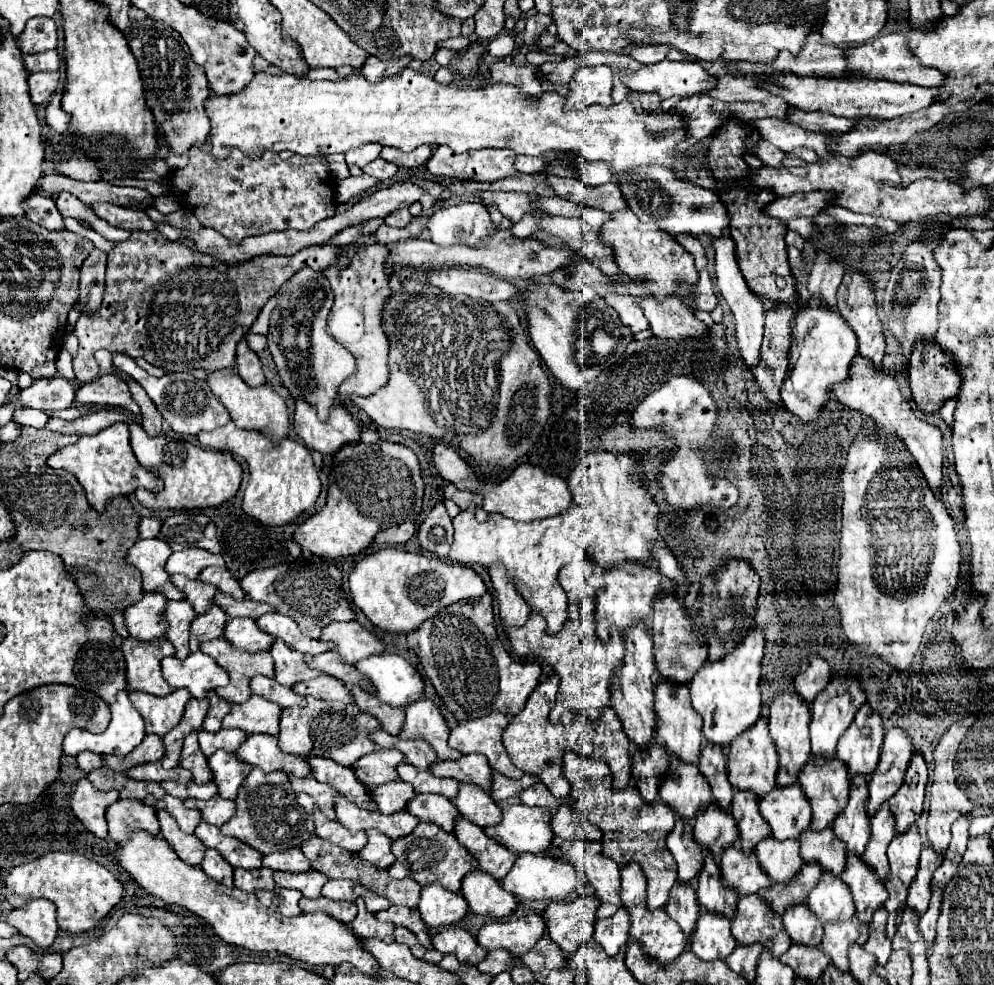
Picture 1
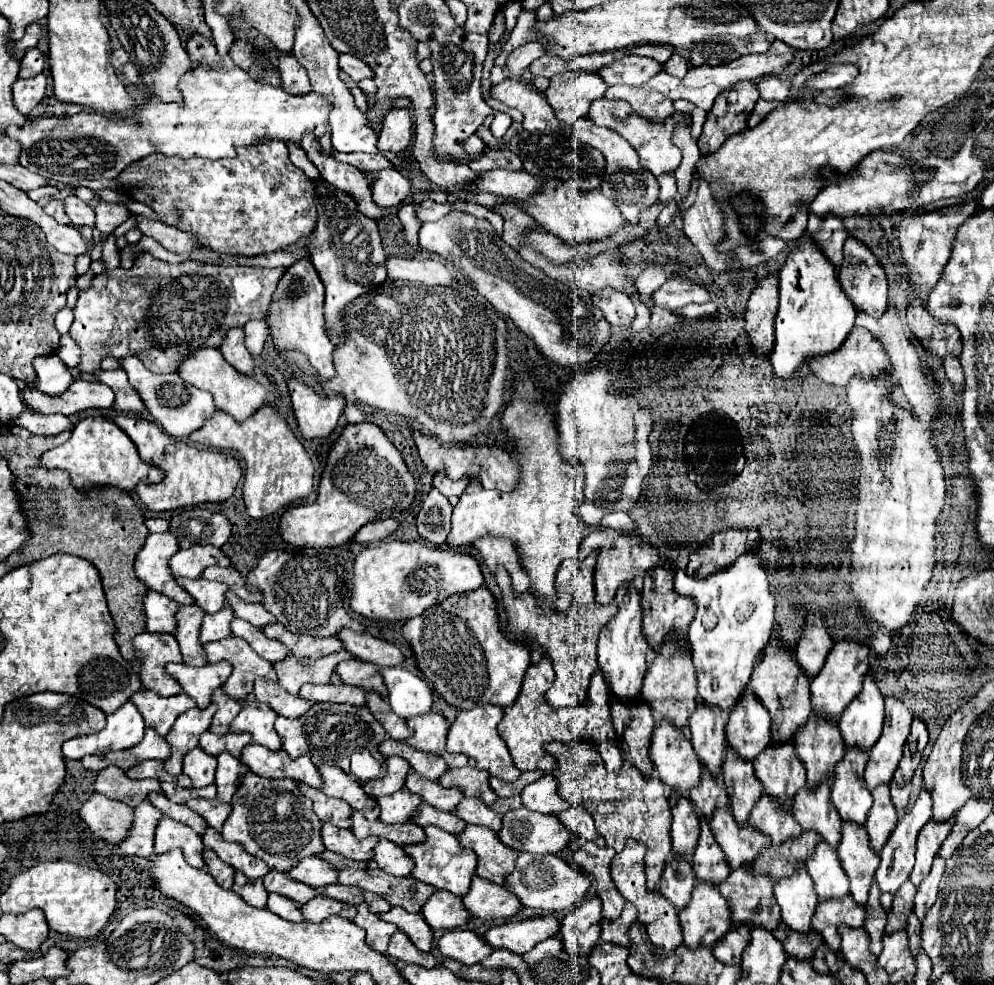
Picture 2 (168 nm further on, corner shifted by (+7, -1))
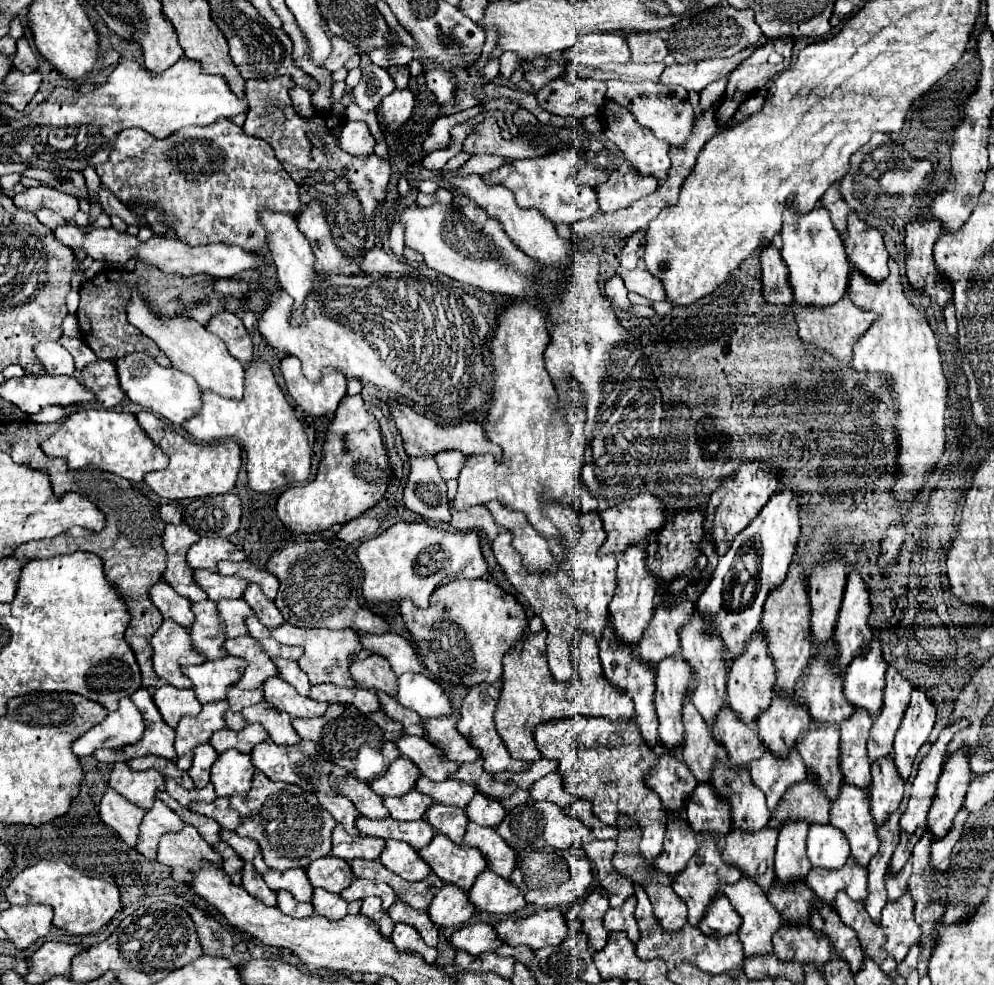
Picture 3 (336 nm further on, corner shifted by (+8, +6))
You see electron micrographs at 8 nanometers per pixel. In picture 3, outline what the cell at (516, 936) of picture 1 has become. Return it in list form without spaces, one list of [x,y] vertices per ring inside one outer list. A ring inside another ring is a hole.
[[[540,910],[524,918],[508,918],[496,924],[496,934],[500,940],[508,946],[520,946],[526,944],[532,950],[544,948],[544,946],[556,946],[568,934],[582,931],[582,922],[577,918],[571,926],[566,921],[566,916],[558,910]]]

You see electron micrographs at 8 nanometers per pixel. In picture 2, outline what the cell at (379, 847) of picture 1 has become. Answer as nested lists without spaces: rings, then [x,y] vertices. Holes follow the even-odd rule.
[[[379,839],[377,847],[373,849],[373,861],[389,875],[395,877],[407,877],[413,869],[413,859],[409,859],[409,855],[405,855],[405,851],[387,841],[387,839]]]

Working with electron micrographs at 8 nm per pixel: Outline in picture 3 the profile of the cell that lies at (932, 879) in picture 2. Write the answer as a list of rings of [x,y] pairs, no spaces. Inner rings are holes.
[[[962,808],[962,810],[956,814],[954,826],[950,828],[950,832],[948,832],[944,838],[940,838],[938,842],[934,842],[934,846],[932,846],[932,864],[934,864],[934,868],[938,868],[940,872],[944,872],[944,870],[948,868],[948,864],[950,864],[950,854],[952,854],[956,842],[960,840],[960,834],[962,834],[962,830],[964,830],[966,818],[968,818],[968,810]]]

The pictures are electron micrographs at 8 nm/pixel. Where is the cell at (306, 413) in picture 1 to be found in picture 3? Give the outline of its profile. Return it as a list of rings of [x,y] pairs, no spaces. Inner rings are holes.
[[[286,356],[280,362],[288,394],[296,400],[296,404],[312,414],[312,416],[324,416],[328,412],[334,412],[346,394],[346,376],[342,372],[336,372],[334,368],[324,368],[320,382],[310,382],[300,368],[300,360],[296,356]]]

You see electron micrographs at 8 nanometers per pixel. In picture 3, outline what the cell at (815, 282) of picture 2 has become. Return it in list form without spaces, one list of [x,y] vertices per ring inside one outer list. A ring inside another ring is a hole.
[[[794,196],[786,200],[780,236],[782,236],[782,258],[790,270],[794,302],[816,304],[816,306],[836,304],[846,294],[848,272],[850,272],[842,236],[834,228],[830,220],[830,212],[826,208],[820,206],[802,214],[792,208],[792,202],[794,202]]]

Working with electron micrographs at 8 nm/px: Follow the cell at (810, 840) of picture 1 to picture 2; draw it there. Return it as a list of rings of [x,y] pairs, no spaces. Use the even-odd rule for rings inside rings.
[[[821,783],[813,793],[803,787],[795,797],[793,815],[803,831],[815,831],[825,843],[837,847],[841,841],[843,823],[829,799],[829,789],[831,783]]]

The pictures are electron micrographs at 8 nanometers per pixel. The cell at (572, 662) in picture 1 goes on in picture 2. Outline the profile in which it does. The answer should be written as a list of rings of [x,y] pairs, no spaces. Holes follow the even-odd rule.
[[[499,569],[497,571],[497,583],[503,591],[503,605],[505,605],[505,611],[507,611],[507,631],[511,637],[515,639],[521,639],[521,637],[531,637],[533,641],[537,641],[545,651],[547,655],[551,657],[551,663],[553,663],[553,669],[555,669],[555,687],[551,687],[547,693],[545,693],[545,699],[551,707],[569,707],[569,705],[581,705],[585,703],[587,699],[587,689],[589,689],[589,681],[597,669],[597,635],[599,635],[599,629],[601,625],[587,625],[587,619],[583,617],[589,617],[589,615],[581,615],[581,607],[577,605],[577,601],[573,601],[571,605],[571,611],[569,613],[559,613],[559,611],[553,611],[551,615],[549,613],[543,613],[543,609],[537,605],[537,601],[533,599],[531,593],[523,593],[521,597],[513,597],[513,589],[511,589],[511,579],[507,575],[505,569]]]

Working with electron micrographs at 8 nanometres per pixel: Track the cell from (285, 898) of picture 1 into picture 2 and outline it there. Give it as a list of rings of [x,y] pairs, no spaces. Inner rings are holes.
[[[269,893],[267,909],[273,911],[275,915],[287,919],[287,921],[293,921],[293,923],[303,921],[303,915],[299,911],[299,903],[293,903],[289,897],[283,897],[283,895],[277,895],[277,893]]]

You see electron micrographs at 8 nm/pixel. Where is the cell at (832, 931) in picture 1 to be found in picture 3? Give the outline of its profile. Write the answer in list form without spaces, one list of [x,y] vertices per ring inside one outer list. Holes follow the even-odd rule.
[[[852,856],[848,858],[848,864],[836,872],[824,872],[824,868],[812,868],[808,872],[806,884],[816,892],[816,896],[828,904],[834,902],[836,894],[845,891],[854,901],[864,901],[868,892],[868,870],[866,867],[856,864]]]

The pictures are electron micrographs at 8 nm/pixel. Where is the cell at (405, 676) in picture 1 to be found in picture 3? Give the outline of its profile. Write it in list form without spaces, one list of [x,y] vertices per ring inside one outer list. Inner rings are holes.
[[[402,674],[398,678],[396,700],[402,706],[418,712],[424,720],[458,714],[458,708],[452,704],[450,694],[424,674]]]

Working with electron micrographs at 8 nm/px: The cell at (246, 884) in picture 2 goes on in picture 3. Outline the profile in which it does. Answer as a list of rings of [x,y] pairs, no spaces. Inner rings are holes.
[[[246,864],[246,866],[244,866],[242,888],[244,888],[246,892],[250,892],[254,898],[262,900],[264,904],[276,906],[276,892],[270,890],[270,888],[264,884],[264,880],[262,880],[262,876],[256,872],[254,864]]]

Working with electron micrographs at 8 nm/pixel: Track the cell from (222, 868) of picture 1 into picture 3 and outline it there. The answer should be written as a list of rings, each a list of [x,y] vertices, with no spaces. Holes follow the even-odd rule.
[[[220,842],[220,844],[214,844],[214,850],[224,858],[224,872],[232,878],[232,884],[240,884],[242,882],[242,868],[244,868],[244,862],[240,860],[240,856],[236,856],[236,852],[232,848],[228,848],[228,844]]]

